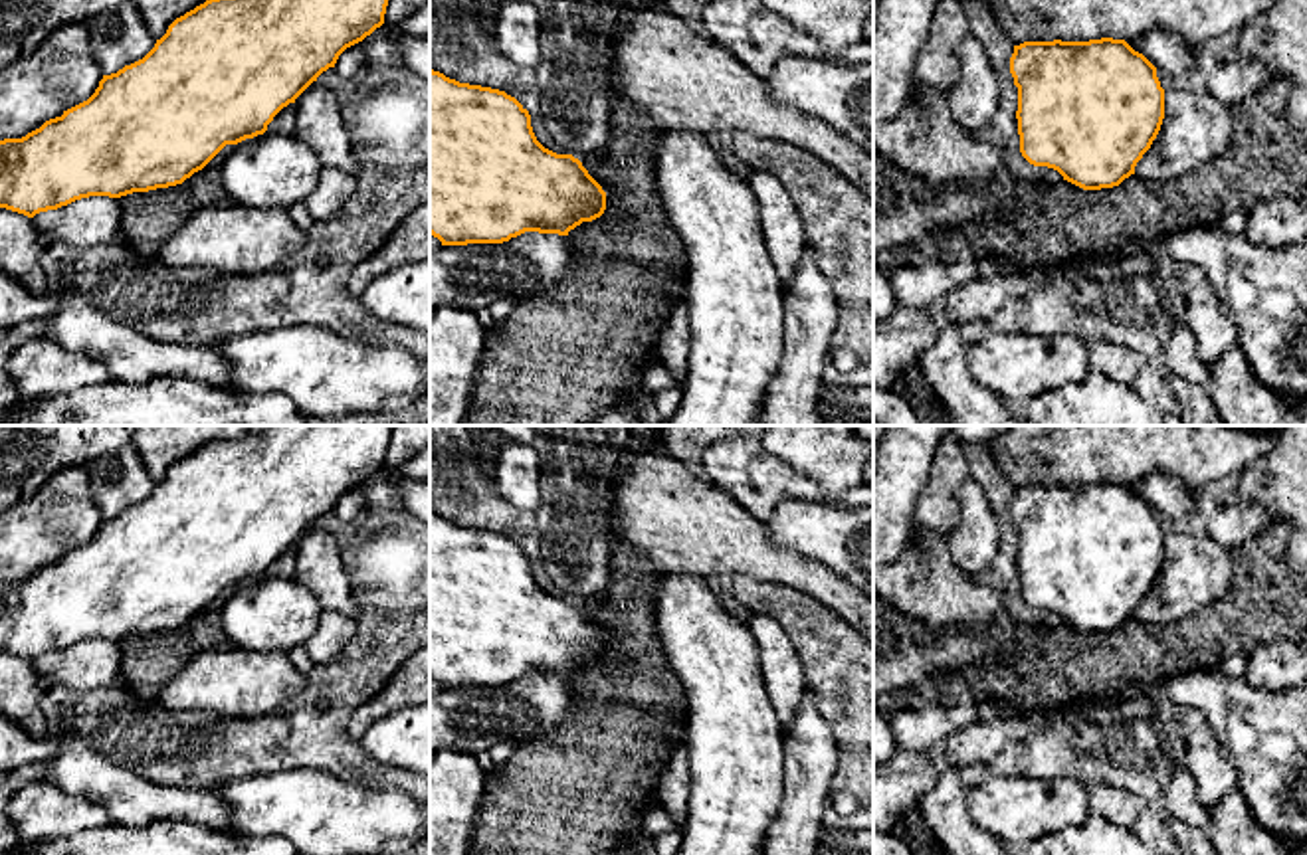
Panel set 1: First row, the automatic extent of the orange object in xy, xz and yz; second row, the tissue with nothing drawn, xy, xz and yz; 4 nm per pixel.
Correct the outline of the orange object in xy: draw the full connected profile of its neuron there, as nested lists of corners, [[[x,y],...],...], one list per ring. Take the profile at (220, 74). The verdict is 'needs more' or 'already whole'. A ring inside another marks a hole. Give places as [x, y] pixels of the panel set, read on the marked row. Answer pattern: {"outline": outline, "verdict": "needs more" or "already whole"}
{"outline": [[[206,0],[176,18],[143,59],[125,65],[117,73],[103,75],[99,87],[87,101],[63,111],[61,117],[46,121],[40,129],[22,139],[0,141],[0,208],[34,218],[40,212],[57,210],[89,196],[121,198],[133,192],[182,184],[194,172],[202,170],[226,144],[238,144],[263,135],[273,117],[289,103],[295,103],[323,71],[335,67],[347,48],[362,42],[384,24],[386,6],[388,0]]], "verdict": "already whole"}

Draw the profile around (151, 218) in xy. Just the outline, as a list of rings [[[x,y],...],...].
[[[204,166],[182,184],[117,198],[123,210],[119,238],[137,253],[156,257],[182,224],[202,208],[226,206],[220,170]]]

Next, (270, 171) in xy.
[[[257,135],[238,142],[220,166],[228,196],[250,208],[305,202],[319,184],[321,160],[295,135]]]

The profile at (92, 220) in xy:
[[[89,196],[57,210],[40,212],[32,220],[38,234],[83,247],[119,238],[121,216],[117,198]]]

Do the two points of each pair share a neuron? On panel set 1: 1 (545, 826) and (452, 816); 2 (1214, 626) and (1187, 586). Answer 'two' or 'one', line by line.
1: two
2: two

